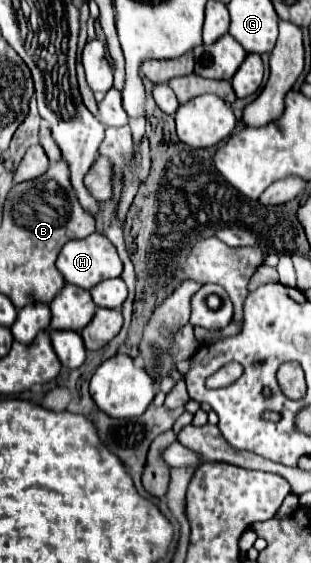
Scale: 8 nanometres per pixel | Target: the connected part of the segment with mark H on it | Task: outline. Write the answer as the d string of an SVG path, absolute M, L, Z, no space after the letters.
M100 233L68 241L58 255L56 267L68 283L82 289L92 289L100 281L120 277L122 273L116 247Z

